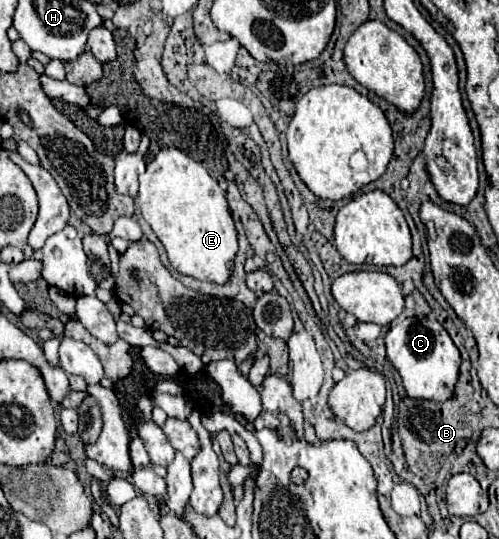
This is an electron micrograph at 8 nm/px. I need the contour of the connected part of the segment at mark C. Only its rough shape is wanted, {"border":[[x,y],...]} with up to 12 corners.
{"border":[[435,318],[391,324],[387,360],[407,396],[445,402],[461,356]]}

